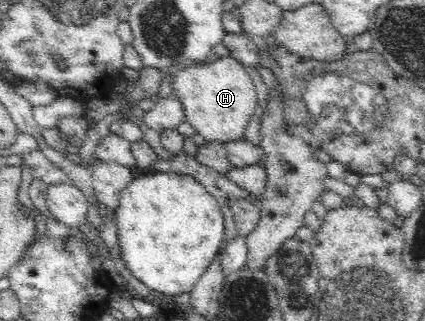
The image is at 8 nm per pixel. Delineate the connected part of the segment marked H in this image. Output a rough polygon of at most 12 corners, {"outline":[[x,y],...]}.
{"outline":[[226,56],[170,82],[203,139],[244,139],[258,107],[244,64]]}

